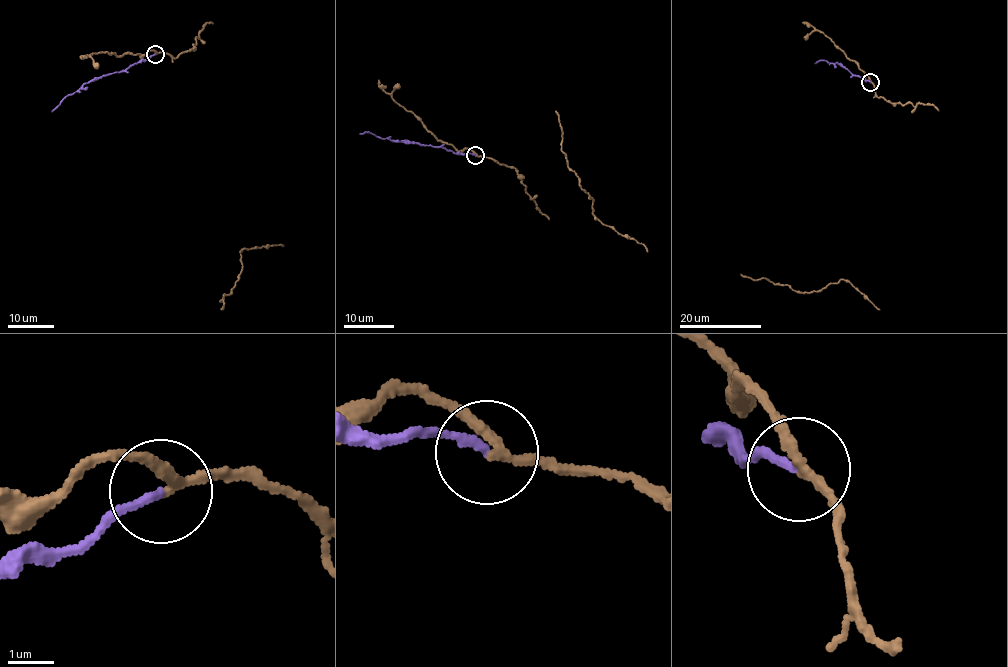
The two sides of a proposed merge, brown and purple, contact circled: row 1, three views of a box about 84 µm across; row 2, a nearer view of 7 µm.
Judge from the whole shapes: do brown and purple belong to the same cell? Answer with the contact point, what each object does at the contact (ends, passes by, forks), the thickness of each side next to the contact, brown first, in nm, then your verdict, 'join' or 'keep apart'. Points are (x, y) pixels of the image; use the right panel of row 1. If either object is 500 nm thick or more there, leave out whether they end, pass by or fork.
(870, 82) | brown passes by | purple ends | 180/180 nm | keep apart

